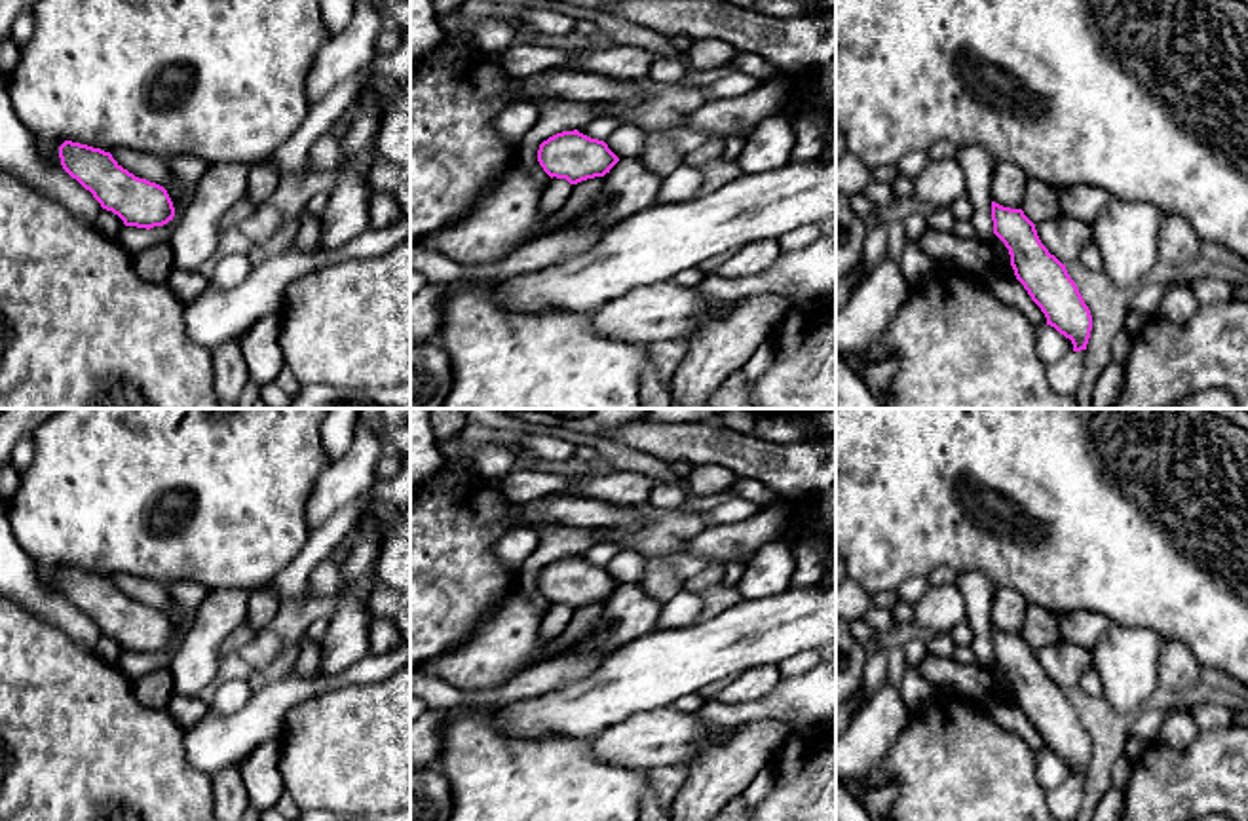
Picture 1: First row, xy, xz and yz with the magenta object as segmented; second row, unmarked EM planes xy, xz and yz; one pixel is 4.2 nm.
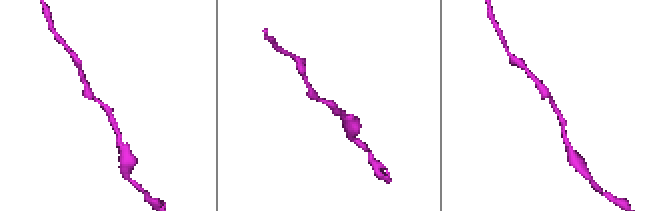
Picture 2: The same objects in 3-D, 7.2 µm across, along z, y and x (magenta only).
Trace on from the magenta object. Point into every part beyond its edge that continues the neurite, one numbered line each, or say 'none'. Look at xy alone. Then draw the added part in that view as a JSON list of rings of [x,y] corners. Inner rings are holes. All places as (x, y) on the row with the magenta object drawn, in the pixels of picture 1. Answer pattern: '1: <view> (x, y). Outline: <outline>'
none

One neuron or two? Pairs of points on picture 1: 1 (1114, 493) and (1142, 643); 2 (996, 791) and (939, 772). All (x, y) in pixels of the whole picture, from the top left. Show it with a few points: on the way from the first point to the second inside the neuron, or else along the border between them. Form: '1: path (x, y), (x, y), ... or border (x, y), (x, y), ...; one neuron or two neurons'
1: border (1112, 622), (1123, 628), (1150, 628), (1163, 639); two neurons
2: path (983, 791), (971, 791), (952, 772); one neuron

